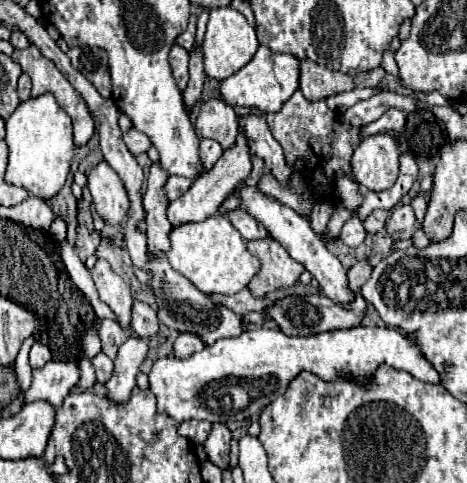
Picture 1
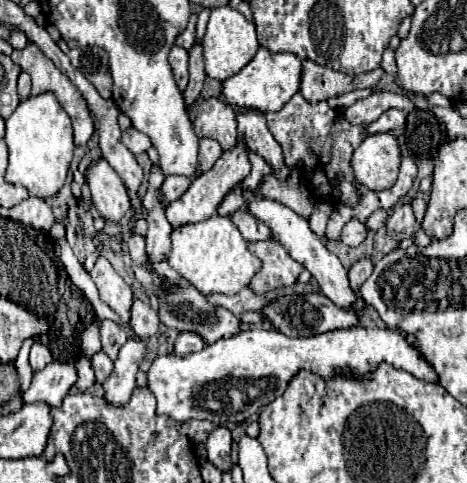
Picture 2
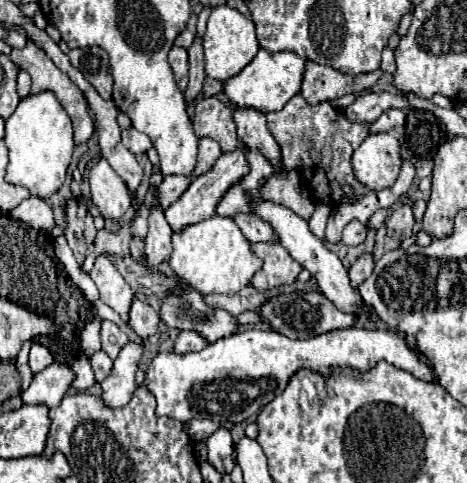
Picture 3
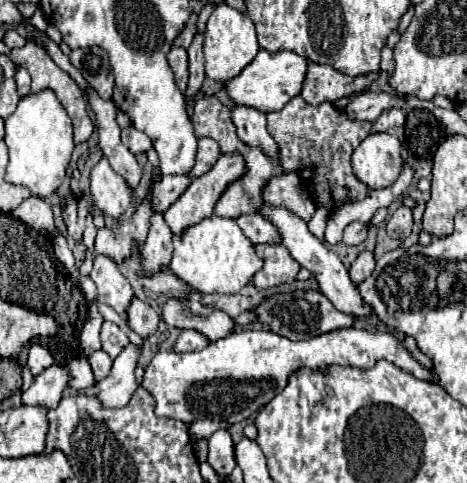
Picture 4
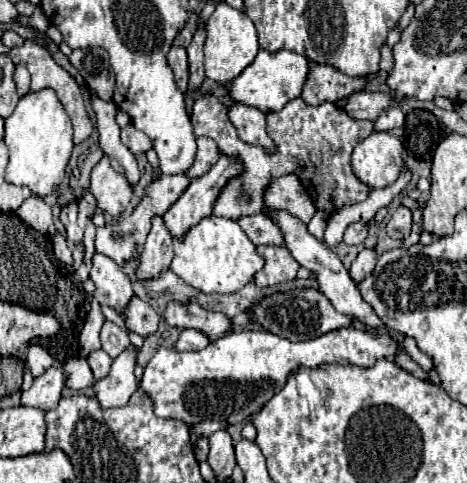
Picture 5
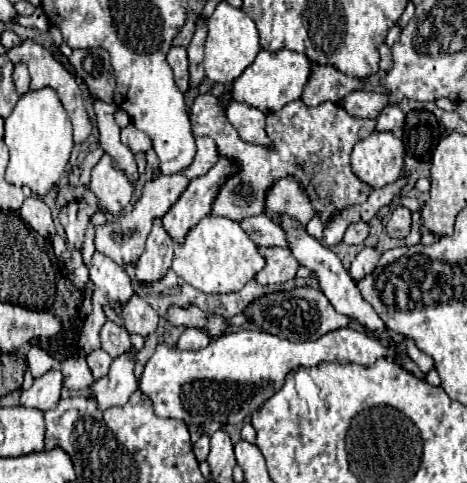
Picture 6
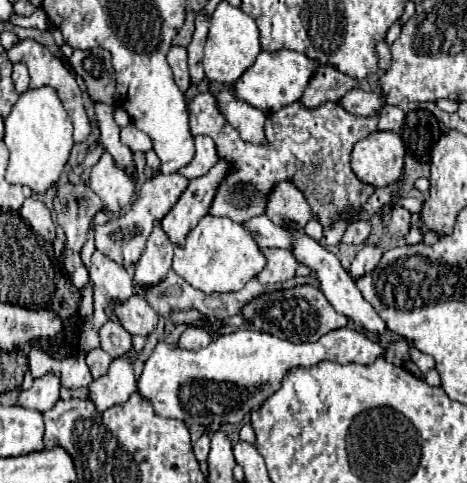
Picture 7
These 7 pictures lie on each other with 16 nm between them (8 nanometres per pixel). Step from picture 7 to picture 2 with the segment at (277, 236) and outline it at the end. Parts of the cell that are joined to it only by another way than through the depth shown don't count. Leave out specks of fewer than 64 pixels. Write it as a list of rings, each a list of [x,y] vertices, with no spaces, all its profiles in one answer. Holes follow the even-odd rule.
[[[234,212],[232,216],[228,216],[232,220],[232,224],[236,224],[236,228],[240,230],[240,234],[250,240],[250,242],[256,242],[256,240],[268,240],[272,238],[272,232],[268,230],[266,224],[258,222],[254,216],[250,216],[248,212]]]

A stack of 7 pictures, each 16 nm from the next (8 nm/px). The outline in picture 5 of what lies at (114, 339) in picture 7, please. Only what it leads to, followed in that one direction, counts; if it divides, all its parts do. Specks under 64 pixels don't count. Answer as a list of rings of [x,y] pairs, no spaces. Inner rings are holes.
[[[104,322],[100,340],[102,340],[102,350],[108,352],[110,358],[116,358],[130,344],[128,334],[122,328],[118,328],[114,322]]]

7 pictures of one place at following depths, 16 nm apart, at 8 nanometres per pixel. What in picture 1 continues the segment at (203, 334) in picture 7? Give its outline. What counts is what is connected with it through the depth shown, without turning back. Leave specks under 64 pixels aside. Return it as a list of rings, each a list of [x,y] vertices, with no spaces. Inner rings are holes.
[[[180,334],[174,342],[174,356],[184,360],[194,352],[200,352],[202,348],[204,348],[204,342],[196,334]]]

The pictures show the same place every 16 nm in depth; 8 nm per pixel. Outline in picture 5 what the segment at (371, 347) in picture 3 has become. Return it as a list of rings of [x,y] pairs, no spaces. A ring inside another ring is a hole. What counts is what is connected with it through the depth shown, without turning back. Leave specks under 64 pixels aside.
[[[340,328],[312,340],[292,342],[266,330],[240,330],[210,342],[198,352],[176,352],[174,348],[168,350],[160,346],[144,370],[140,388],[152,396],[156,416],[182,420],[186,424],[196,424],[200,420],[238,424],[256,414],[284,388],[288,374],[302,366],[320,368],[324,364],[354,364],[370,368],[380,358],[394,362],[420,380],[428,380],[428,372],[422,370],[402,342],[388,332]]]

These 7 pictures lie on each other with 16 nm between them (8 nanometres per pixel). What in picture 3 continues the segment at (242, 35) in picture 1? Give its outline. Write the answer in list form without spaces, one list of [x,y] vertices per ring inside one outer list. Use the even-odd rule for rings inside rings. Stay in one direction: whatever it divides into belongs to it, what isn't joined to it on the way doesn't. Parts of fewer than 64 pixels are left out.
[[[216,6],[212,10],[202,46],[204,46],[204,58],[206,58],[206,74],[220,82],[236,76],[256,56],[260,48],[252,20],[248,20],[244,14],[240,14],[230,6]]]

